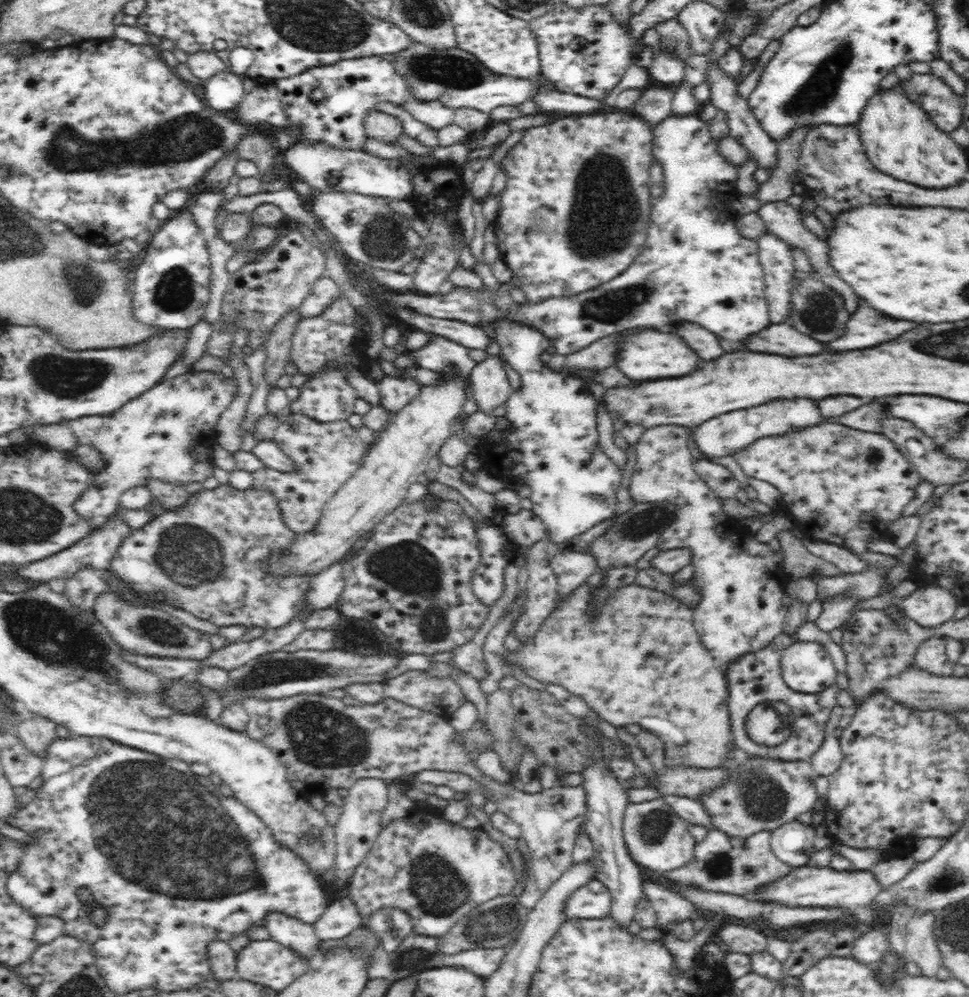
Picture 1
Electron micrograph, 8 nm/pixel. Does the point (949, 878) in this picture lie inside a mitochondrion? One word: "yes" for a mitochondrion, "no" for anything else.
yes

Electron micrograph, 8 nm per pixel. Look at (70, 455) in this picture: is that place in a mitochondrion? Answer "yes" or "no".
no

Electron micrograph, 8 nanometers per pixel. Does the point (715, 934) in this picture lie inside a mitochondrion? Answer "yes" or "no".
no

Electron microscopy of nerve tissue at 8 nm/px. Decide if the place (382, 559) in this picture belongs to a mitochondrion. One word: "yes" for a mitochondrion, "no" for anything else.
yes

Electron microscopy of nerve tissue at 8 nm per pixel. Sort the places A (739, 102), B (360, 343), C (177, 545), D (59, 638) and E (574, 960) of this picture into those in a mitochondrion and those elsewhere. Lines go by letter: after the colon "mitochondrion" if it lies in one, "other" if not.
A: other
B: other
C: mitochondrion
D: mitochondrion
E: other

